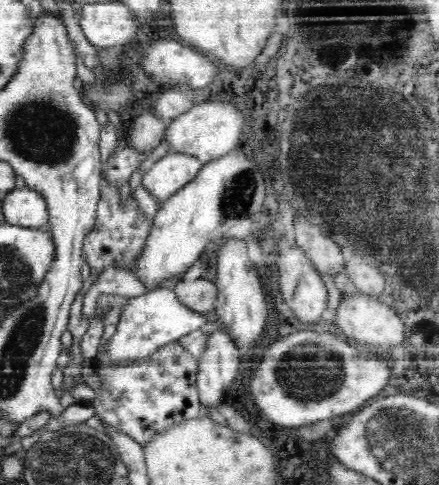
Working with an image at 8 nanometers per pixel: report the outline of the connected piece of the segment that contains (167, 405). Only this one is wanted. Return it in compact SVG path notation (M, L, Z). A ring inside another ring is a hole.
M120 295L98 297L94 317L100 320L103 310L106 315L103 318L102 343L92 359L97 362L100 378L100 389L95 392L92 404L101 422L125 432L135 442L144 445L152 440L152 436L164 432L166 428L172 428L172 424L201 416L203 406L196 386L198 359L184 350L178 341L174 341L172 344L168 343L168 348L162 348L162 352L152 353L148 360L140 359L140 364L128 363L124 364L124 368L108 368L108 364L100 364L100 356L104 356L104 344L108 344L108 340L112 338L120 320L121 309L128 304L128 300L131 298Z

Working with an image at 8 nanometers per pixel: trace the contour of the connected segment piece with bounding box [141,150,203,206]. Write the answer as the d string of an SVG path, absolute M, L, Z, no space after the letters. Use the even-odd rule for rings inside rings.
M169 150L164 157L154 162L141 182L146 190L158 199L158 206L162 206L195 178L202 165L202 162L192 155Z

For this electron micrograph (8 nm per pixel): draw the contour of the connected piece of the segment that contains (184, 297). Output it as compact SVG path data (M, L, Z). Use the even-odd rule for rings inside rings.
M198 278L198 280L177 280L171 285L174 293L184 307L196 314L207 315L215 310L216 299L218 296L215 282Z

